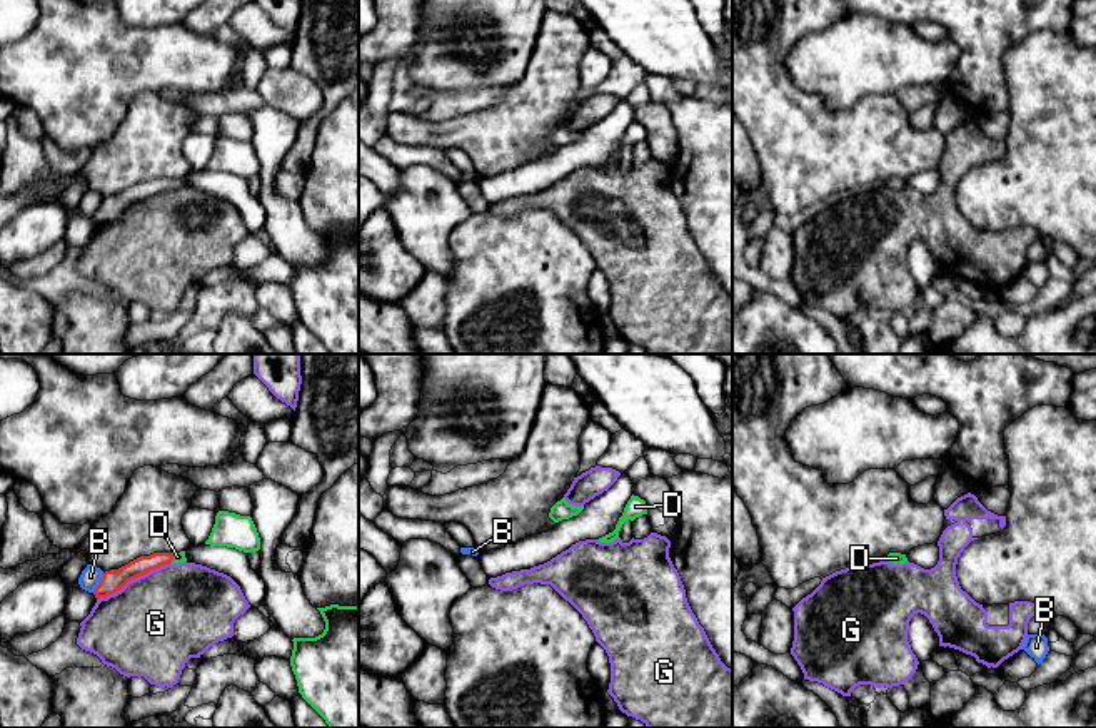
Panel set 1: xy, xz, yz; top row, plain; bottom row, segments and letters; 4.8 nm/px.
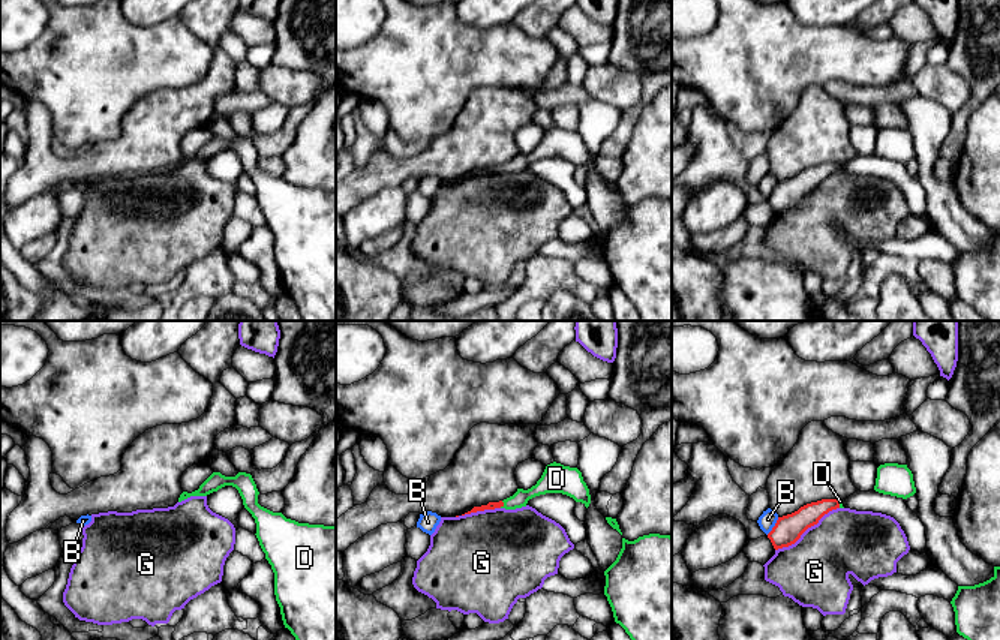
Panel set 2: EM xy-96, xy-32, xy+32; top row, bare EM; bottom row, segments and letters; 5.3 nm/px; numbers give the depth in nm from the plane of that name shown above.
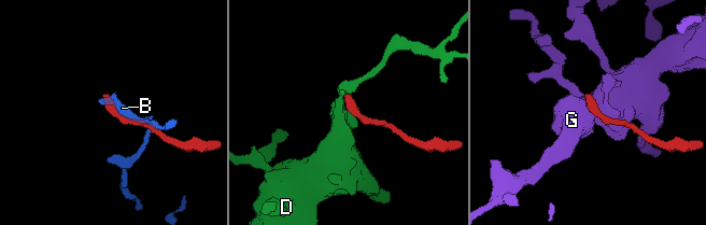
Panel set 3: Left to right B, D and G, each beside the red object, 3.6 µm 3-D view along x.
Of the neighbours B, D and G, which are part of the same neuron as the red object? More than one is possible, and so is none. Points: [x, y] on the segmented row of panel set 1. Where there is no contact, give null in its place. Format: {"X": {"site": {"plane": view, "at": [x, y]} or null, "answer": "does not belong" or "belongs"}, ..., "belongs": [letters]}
{"B": {"site": {"plane": "xy", "at": [99, 583]}, "answer": "does not belong"}, "D": {"site": {"plane": "xy", "at": [172, 558]}, "answer": "belongs"}, "G": {"site": {"plane": "xy", "at": [134, 578]}, "answer": "does not belong"}, "belongs": ["D"]}

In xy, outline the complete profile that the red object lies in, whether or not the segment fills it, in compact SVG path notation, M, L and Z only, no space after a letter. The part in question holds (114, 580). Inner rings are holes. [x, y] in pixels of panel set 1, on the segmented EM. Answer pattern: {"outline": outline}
{"outline": "M185 551L153 553L150 556L140 556L118 569L105 571L93 594L97 599L107 598L108 594L120 591L128 581L143 576L152 569L157 569L170 563L178 564L185 561Z"}

